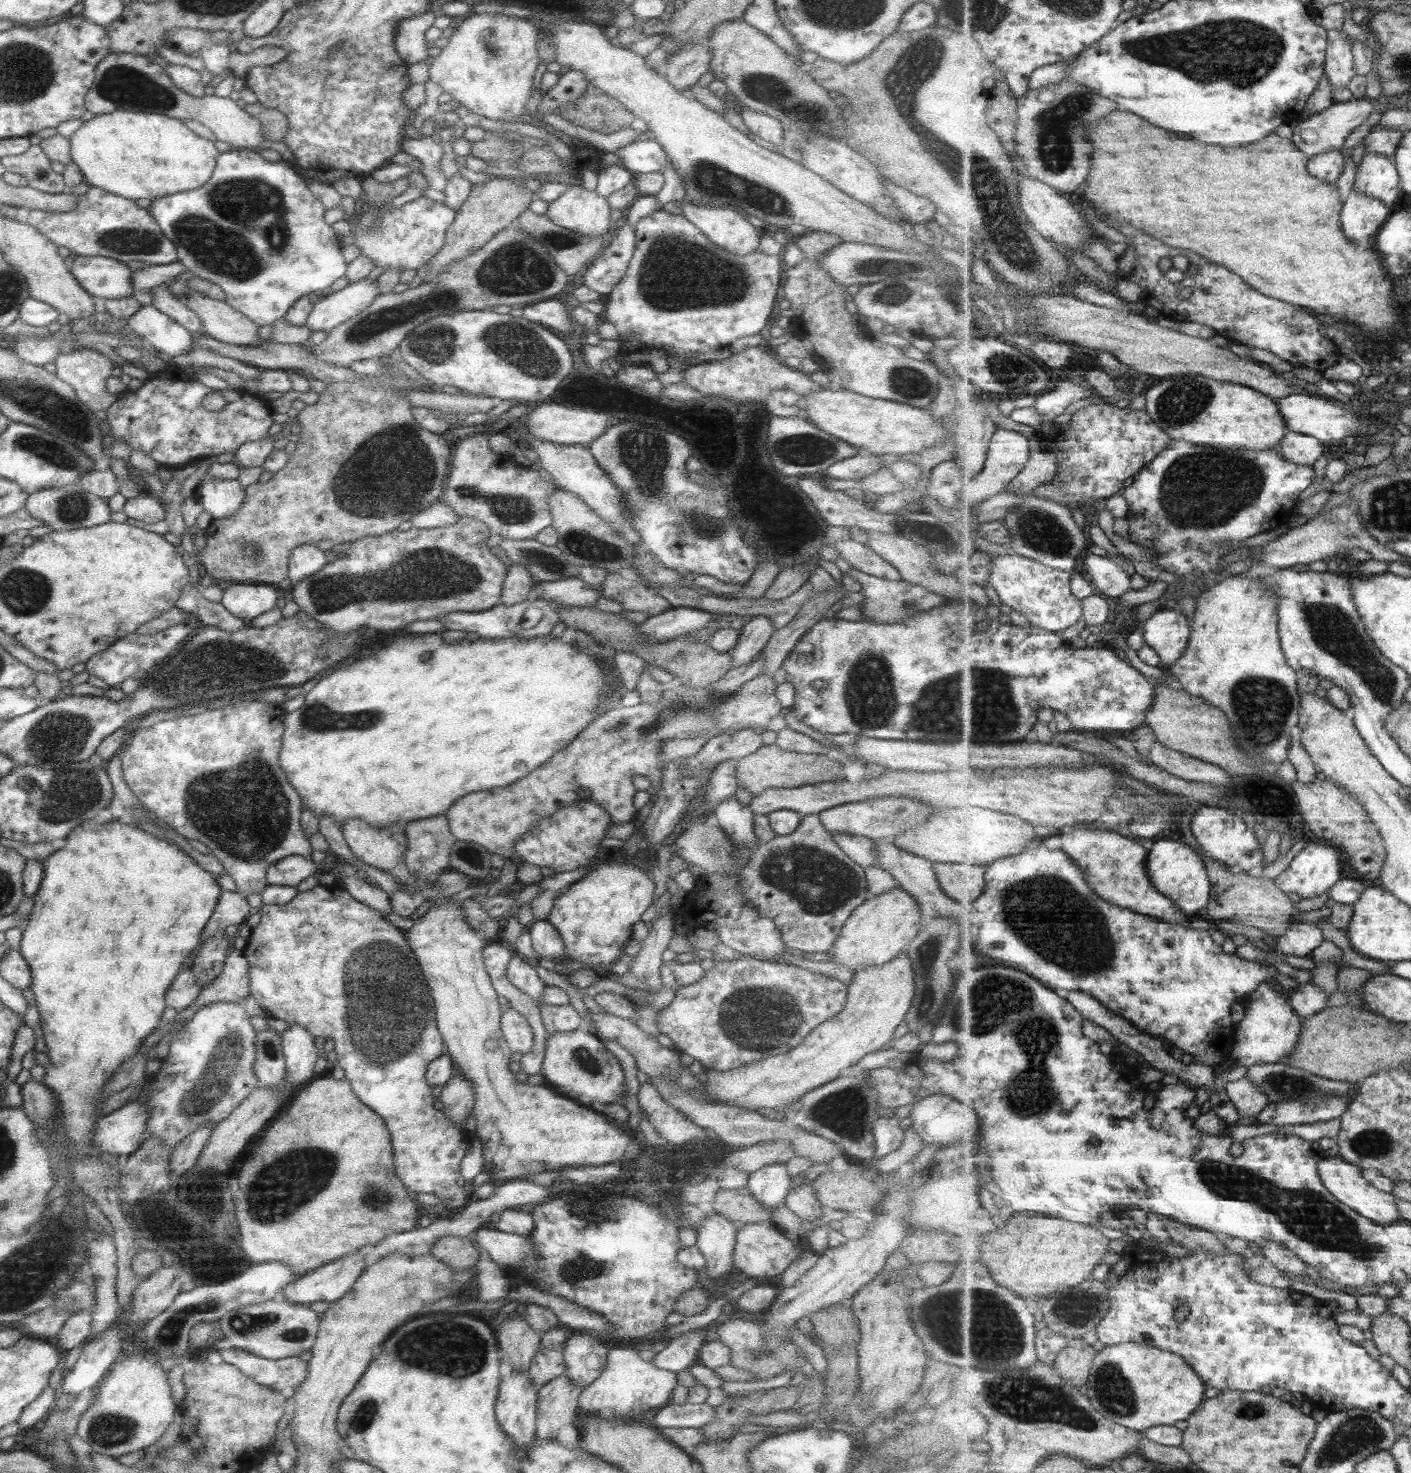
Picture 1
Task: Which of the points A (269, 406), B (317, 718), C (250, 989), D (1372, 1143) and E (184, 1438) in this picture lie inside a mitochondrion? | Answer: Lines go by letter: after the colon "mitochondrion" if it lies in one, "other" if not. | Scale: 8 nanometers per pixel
A: other
B: mitochondrion
C: other
D: mitochondrion
E: other

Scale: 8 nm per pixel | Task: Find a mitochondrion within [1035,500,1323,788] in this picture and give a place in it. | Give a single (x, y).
(1262, 706)

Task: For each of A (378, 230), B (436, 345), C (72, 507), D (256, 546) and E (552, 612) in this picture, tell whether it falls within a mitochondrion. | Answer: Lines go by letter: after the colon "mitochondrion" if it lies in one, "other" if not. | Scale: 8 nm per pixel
A: mitochondrion
B: mitochondrion
C: mitochondrion
D: mitochondrion
E: other

